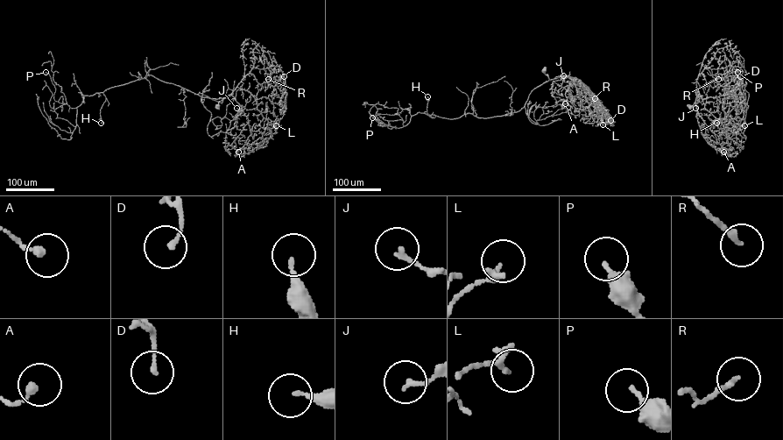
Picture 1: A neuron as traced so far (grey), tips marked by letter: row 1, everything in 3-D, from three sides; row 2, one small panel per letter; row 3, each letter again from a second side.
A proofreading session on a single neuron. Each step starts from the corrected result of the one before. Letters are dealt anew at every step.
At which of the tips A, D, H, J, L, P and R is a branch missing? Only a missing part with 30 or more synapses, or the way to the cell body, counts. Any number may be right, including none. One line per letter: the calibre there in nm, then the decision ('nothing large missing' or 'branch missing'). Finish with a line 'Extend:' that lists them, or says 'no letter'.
A: calibre 240 nm; nothing large missing
D: calibre 140 nm; nothing large missing
H: calibre 180 nm; nothing large missing
J: calibre 160 nm; nothing large missing
L: calibre 100 nm; nothing large missing
P: calibre 200 nm; nothing large missing
R: calibre 180 nm; nothing large missing
Extend: no letter

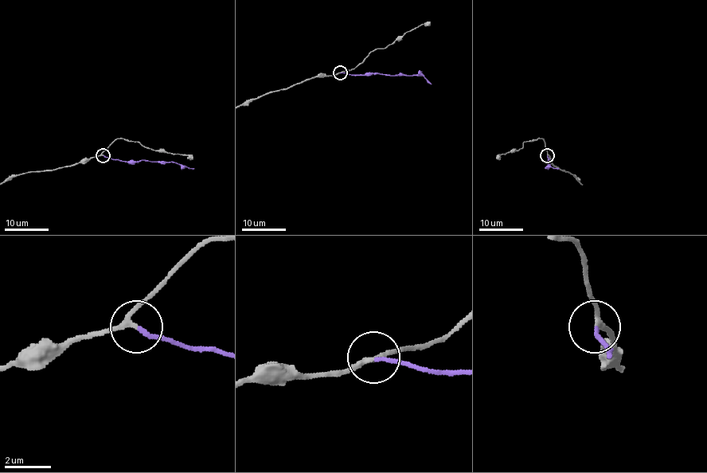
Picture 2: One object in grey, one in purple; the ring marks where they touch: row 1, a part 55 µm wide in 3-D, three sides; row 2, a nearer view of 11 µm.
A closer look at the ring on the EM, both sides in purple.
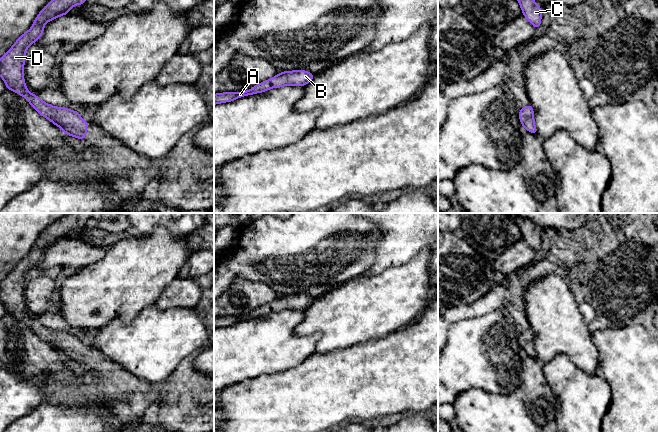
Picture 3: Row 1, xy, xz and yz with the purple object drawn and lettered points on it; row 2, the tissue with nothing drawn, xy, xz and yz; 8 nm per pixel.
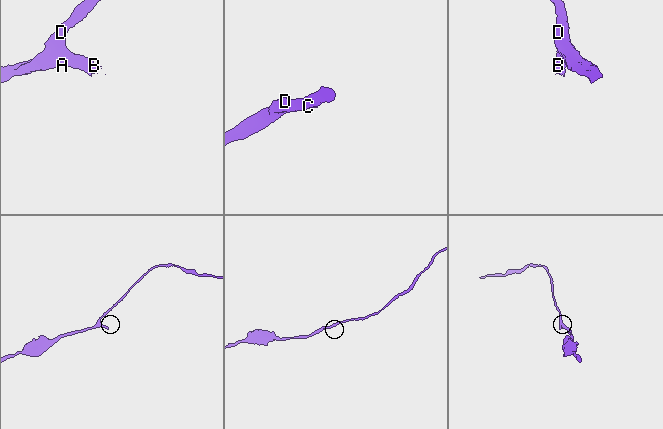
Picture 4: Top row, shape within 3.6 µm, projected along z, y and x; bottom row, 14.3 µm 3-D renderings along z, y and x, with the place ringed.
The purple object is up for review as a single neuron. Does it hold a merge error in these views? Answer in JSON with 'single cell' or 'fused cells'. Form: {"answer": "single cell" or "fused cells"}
{"answer": "single cell"}

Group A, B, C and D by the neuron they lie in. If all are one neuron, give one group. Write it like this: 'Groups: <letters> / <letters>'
Groups: A B C D

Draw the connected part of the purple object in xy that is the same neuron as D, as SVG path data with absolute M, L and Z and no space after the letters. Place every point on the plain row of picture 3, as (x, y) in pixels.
M68 213L55 221L39 236L32 251L0 282L0 301L6 313L24 320L41 340L61 352L66 359L80 364L87 361L86 352L91 346L84 345L79 335L52 330L28 315L24 305L25 279L28 271L42 260L47 246L67 239L73 230L84 228L91 217L101 214L105 213Z

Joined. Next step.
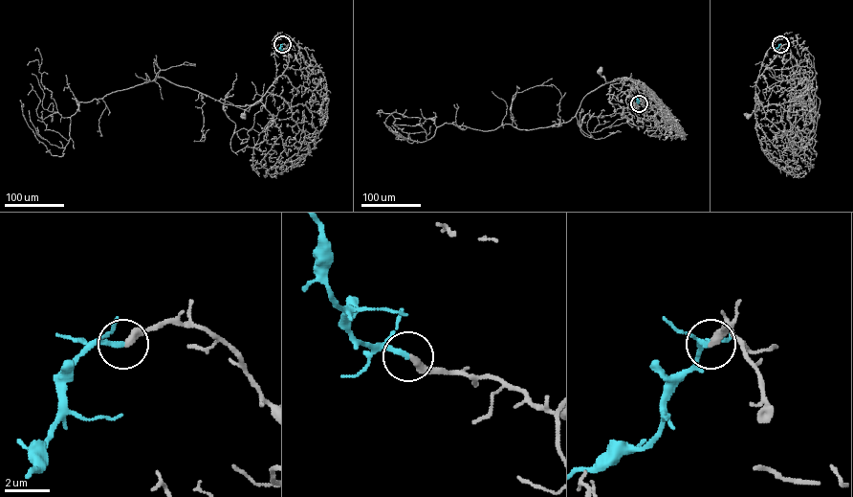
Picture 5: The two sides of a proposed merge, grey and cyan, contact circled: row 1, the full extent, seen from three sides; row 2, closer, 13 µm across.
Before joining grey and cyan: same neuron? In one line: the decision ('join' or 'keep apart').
join

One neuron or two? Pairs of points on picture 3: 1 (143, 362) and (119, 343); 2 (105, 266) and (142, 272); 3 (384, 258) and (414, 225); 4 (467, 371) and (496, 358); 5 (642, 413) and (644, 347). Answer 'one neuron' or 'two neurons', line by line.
1: one neuron
2: one neuron
3: one neuron
4: one neuron
5: one neuron

